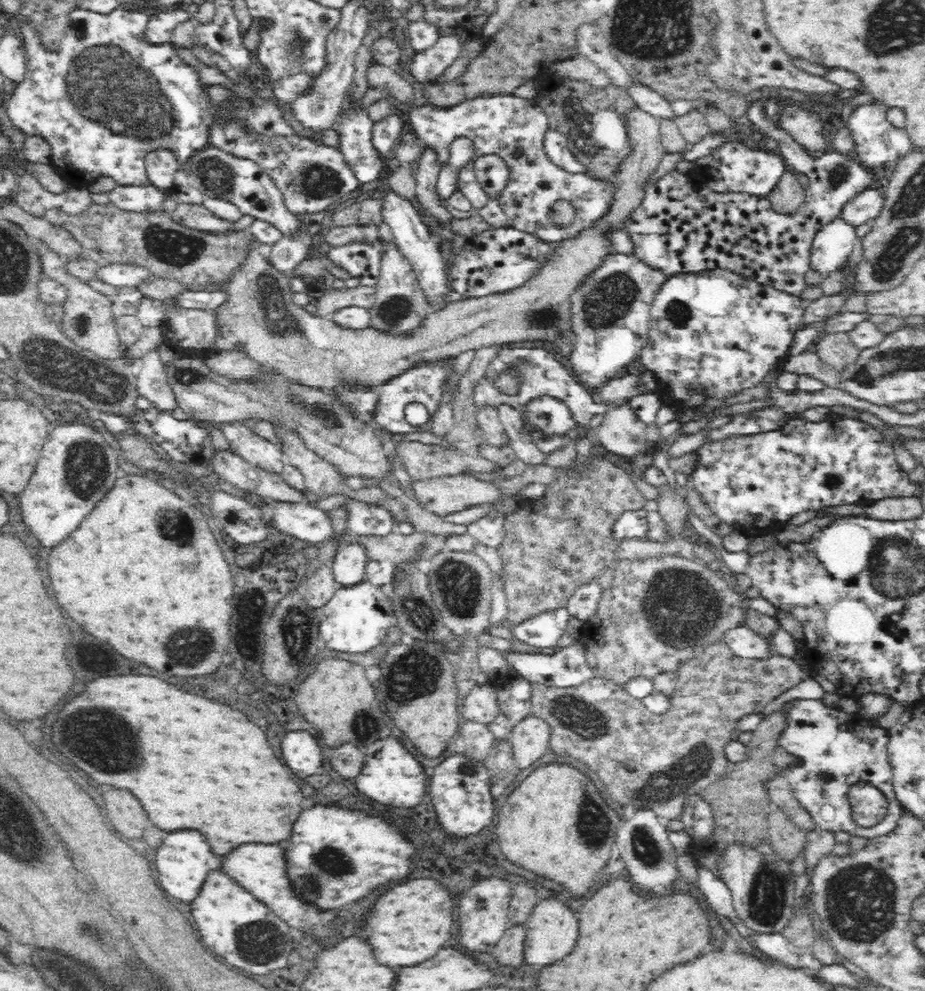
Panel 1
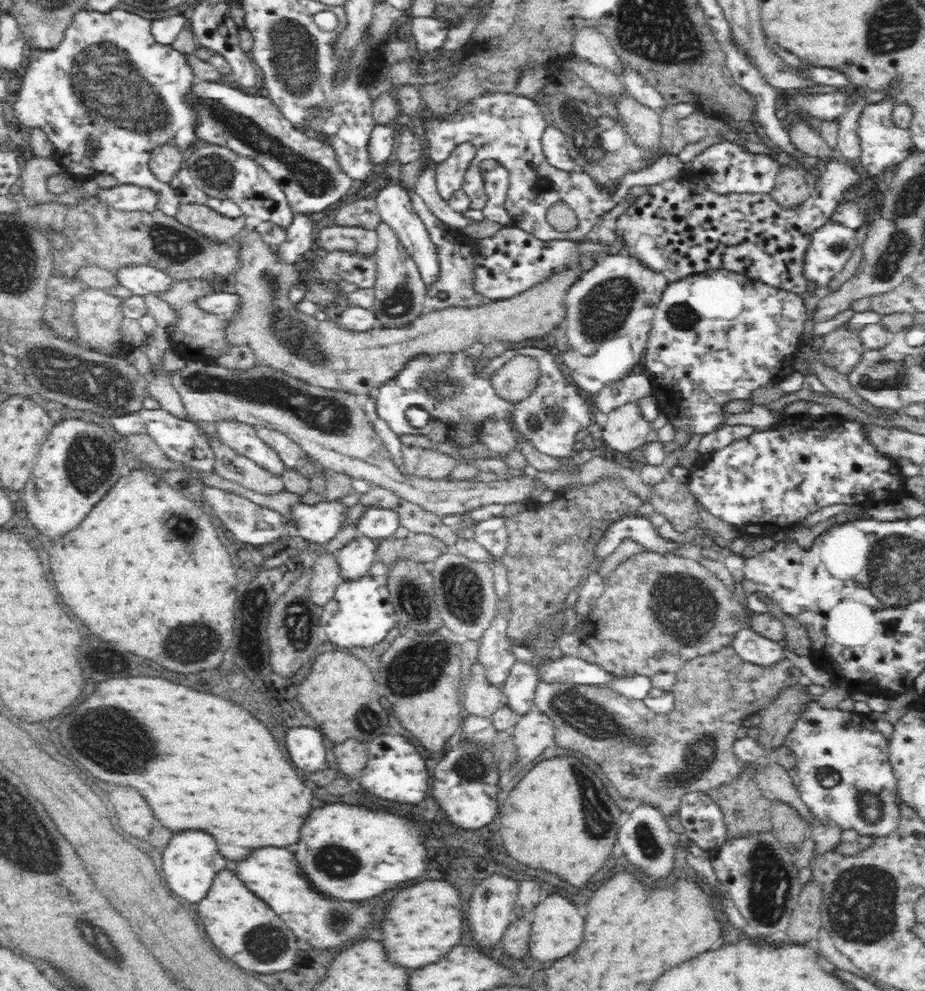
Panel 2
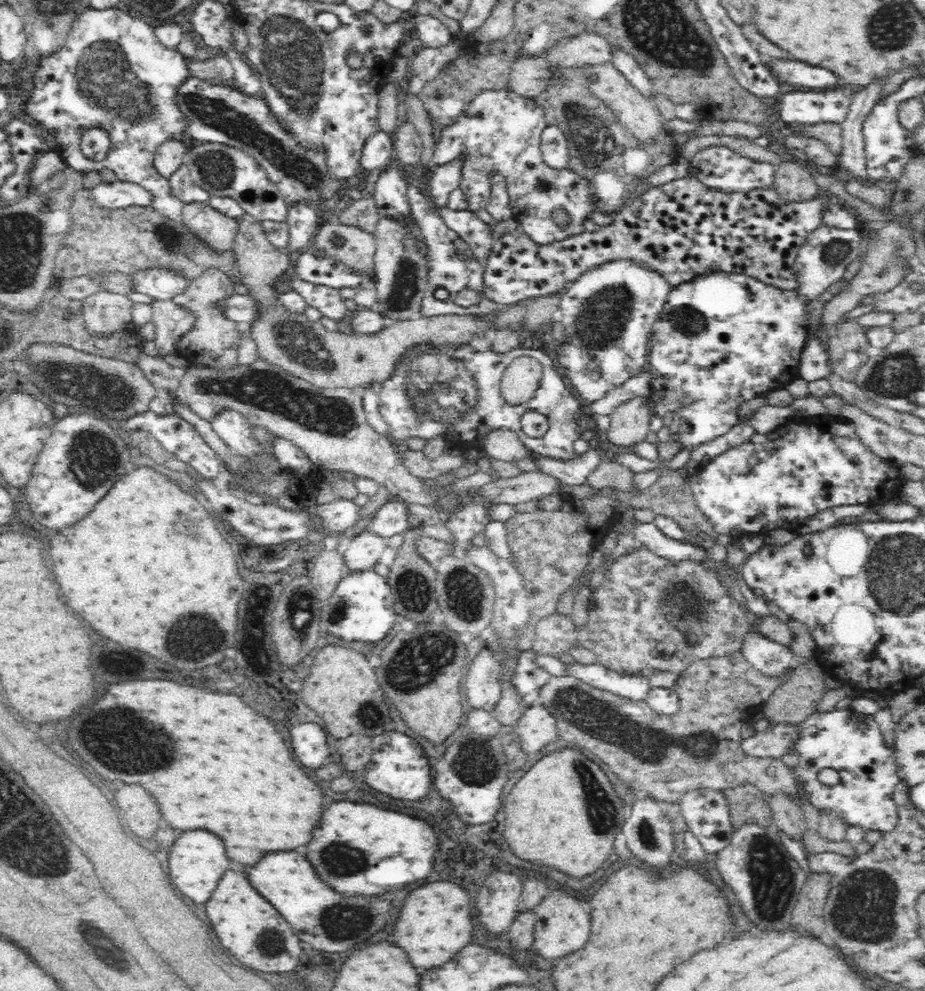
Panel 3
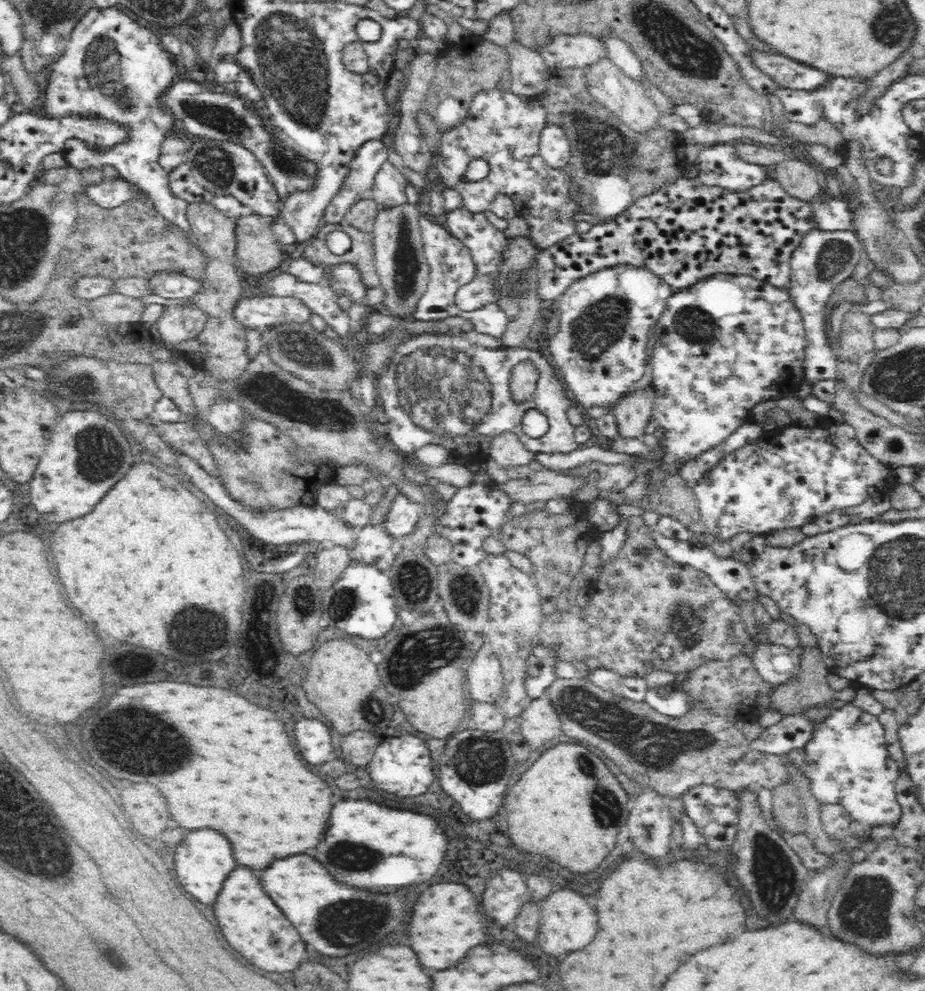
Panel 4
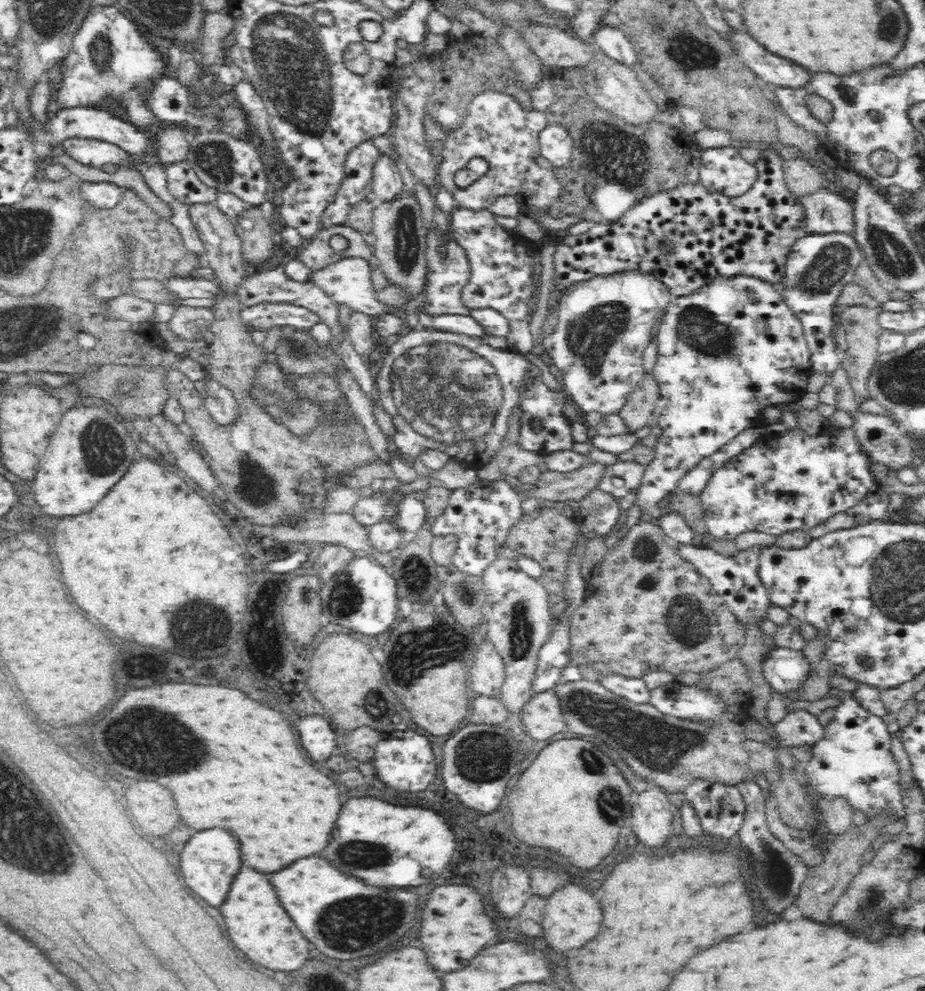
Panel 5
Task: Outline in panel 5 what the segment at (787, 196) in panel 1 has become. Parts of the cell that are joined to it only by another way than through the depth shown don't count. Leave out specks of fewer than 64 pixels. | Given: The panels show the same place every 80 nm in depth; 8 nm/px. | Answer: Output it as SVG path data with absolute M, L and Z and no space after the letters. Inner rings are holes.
M800 158L784 161L784 175L787 188L793 196L816 192L824 181L824 171Z

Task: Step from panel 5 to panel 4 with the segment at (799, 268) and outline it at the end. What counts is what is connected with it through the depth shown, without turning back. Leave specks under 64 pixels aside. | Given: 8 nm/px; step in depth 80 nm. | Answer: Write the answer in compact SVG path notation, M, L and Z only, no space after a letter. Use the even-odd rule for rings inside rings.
M816 229L804 235L803 239L793 248L789 262L790 284L787 290L789 299L800 313L804 324L807 340L806 358L804 358L806 381L830 380L836 378L838 374L838 360L826 336L829 318L826 318L824 310L836 286L840 286L848 278L853 278L856 264L862 258L862 249L863 244L852 230L830 232Z

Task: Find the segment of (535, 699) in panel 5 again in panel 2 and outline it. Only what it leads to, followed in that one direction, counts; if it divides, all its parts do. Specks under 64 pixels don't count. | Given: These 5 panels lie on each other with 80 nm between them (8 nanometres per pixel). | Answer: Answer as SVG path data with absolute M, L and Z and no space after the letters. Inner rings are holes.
M536 707L525 712L512 729L516 750L526 762L534 760L545 748L557 745L554 721Z

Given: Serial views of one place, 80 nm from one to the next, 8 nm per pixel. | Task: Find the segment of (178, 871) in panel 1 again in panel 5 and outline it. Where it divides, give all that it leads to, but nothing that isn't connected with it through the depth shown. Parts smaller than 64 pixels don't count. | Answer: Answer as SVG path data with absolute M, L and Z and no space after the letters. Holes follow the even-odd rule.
M212 828L206 832L198 832L192 836L188 842L186 850L182 852L180 858L180 868L182 868L182 877L184 883L198 894L202 899L208 902L210 906L222 906L228 898L228 892L232 888L232 882L236 874L242 868L242 844L236 838L236 834L224 830L224 828Z

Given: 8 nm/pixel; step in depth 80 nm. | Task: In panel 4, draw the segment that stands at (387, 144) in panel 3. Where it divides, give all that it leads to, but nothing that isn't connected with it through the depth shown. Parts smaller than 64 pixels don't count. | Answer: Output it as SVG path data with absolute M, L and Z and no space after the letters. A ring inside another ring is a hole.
M382 138L367 140L356 149L351 161L347 164L349 174L346 176L341 190L324 211L323 223L343 224L349 209L363 197L369 195L373 188L376 172L380 165L388 159L387 149Z

